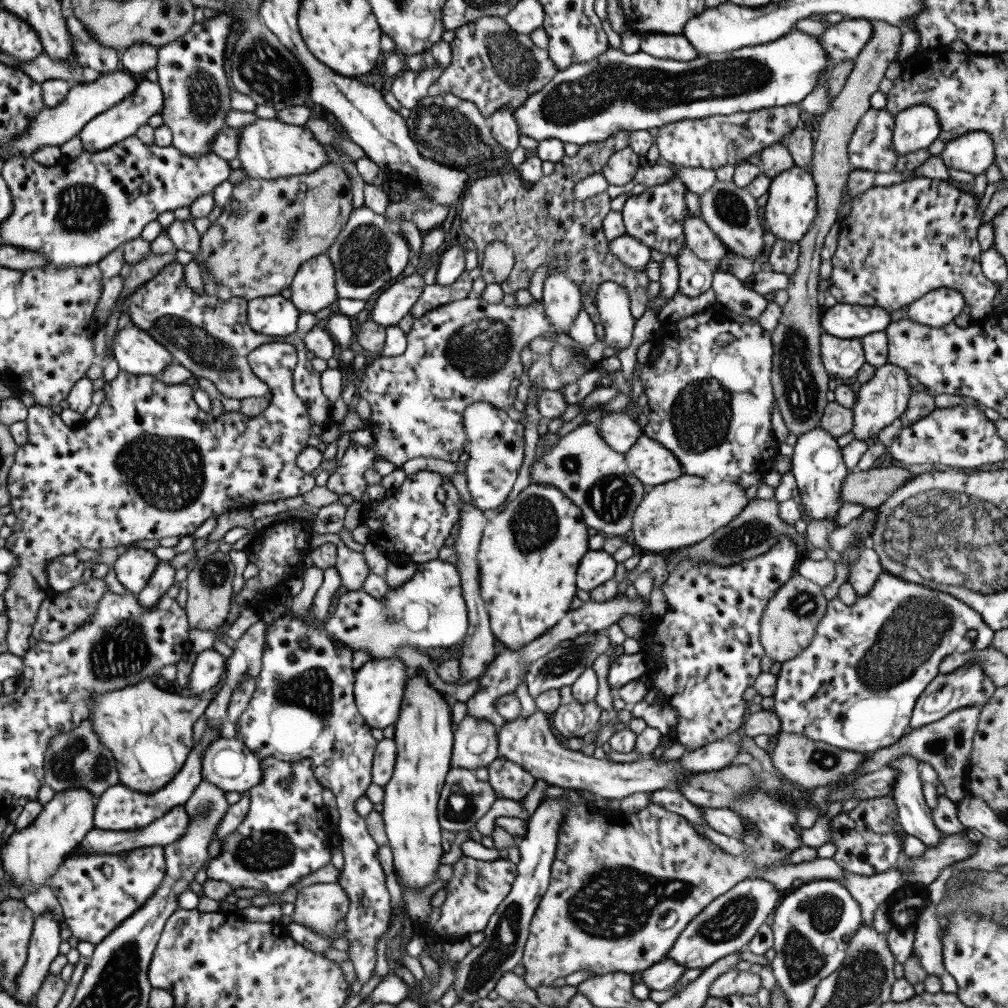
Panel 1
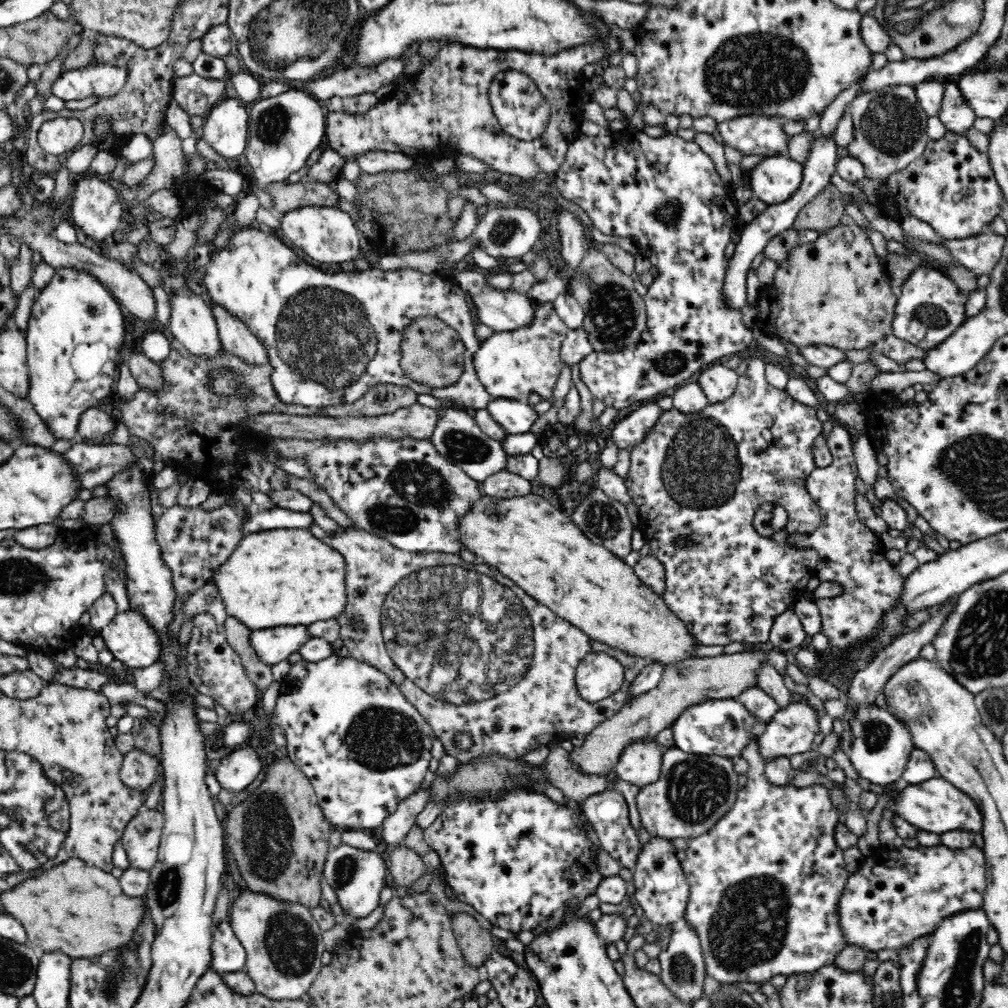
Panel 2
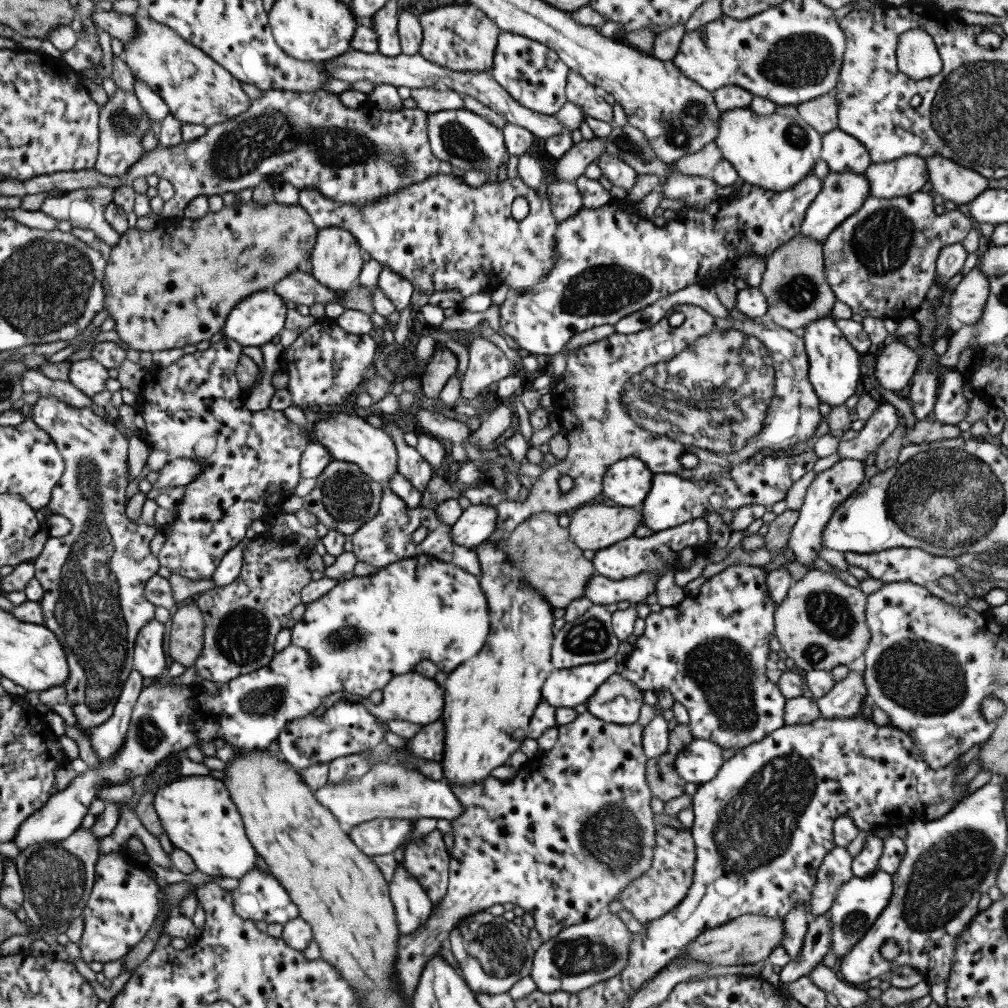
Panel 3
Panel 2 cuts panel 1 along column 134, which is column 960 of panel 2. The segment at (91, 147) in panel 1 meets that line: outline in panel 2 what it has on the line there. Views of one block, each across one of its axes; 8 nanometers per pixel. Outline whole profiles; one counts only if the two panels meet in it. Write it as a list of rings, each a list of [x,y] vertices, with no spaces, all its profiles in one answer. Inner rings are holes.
[[[946,80],[938,119],[948,132],[963,134],[973,127],[977,118],[969,102],[964,98],[958,83]]]

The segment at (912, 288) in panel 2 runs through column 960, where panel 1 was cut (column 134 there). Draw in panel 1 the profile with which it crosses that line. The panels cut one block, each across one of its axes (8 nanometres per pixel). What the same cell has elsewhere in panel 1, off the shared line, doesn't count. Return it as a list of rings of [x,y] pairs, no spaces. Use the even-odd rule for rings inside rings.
[[[174,261],[162,268],[152,279],[140,285],[122,303],[121,314],[128,313],[131,324],[141,328],[156,342],[165,346],[174,361],[178,361],[200,378],[206,378],[216,385],[223,398],[272,398],[272,392],[266,383],[254,375],[248,363],[248,354],[263,344],[270,342],[270,336],[264,336],[248,326],[247,300],[242,297],[232,296],[229,300],[219,299],[207,293],[196,294],[186,285],[184,279],[184,265]]]

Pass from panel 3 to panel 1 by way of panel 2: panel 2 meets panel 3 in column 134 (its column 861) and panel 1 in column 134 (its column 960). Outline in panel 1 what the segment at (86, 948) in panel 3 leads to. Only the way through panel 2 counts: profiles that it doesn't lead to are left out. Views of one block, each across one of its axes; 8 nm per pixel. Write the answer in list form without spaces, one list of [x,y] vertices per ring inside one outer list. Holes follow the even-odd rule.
[[[160,845],[116,854],[85,852],[78,846],[75,854],[60,864],[48,885],[63,908],[64,921],[74,937],[97,945],[154,894],[165,874],[165,850]],[[104,864],[110,866],[110,876],[104,873]]]

